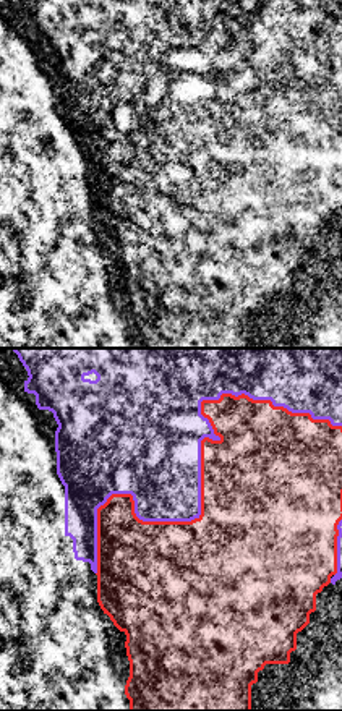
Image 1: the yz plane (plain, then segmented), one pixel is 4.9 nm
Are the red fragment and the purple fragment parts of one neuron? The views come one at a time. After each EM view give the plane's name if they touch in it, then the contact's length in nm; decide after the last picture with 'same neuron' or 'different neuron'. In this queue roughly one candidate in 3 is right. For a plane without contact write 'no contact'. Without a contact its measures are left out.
contact in yz; length 1400 nm

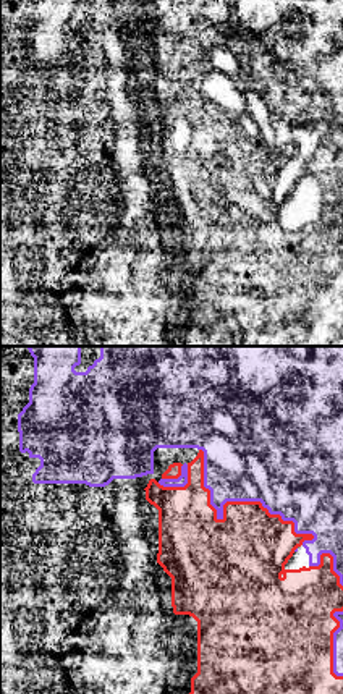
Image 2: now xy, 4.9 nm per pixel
contact in xy; length 750 nm

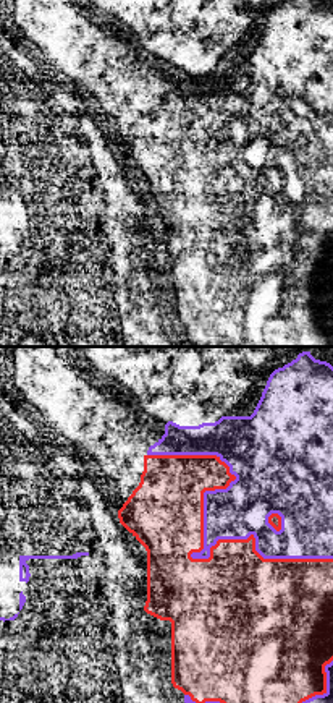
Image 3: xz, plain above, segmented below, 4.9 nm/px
contact in xz; length 1050 nm

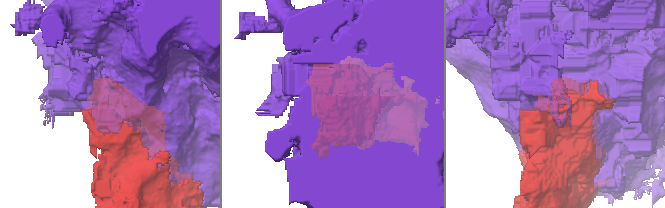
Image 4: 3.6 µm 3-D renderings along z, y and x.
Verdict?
same neuron

